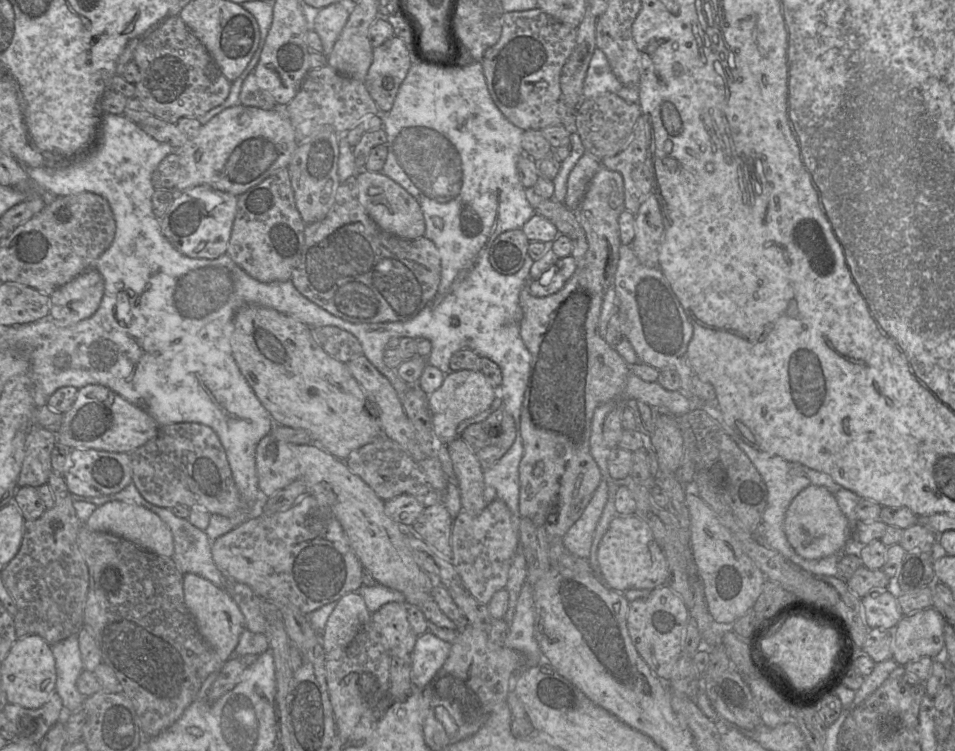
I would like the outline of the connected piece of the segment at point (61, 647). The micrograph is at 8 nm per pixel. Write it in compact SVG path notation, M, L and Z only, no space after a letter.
M77 635L51 645L56 664L55 693L71 712L83 709L85 698L77 689L77 680L84 670Z

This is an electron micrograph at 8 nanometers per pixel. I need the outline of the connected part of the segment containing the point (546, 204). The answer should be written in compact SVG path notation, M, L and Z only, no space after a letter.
M534 187L525 188L525 191L526 197L536 214L550 220L560 234L569 237L571 240L576 240L576 237L585 235L574 210L569 209L564 202L556 202L553 198L542 198L535 192Z

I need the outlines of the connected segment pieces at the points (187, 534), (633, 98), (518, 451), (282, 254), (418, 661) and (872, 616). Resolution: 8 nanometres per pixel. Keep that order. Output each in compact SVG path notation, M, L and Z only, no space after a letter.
M129 484L116 494L102 497L75 497L75 500L92 503L97 507L112 501L122 501L131 504L136 504L138 506L148 509L149 511L156 514L168 526L172 533L174 553L171 558L179 572L181 572L183 575L188 573L199 575L207 579L217 587L224 590L226 589L228 579L218 570L218 568L213 562L211 555L212 541L206 535L205 531L196 528L187 519L181 519L176 517L172 513L171 509L161 508L153 504L150 504L140 495L134 484Z
M596 49L584 80L583 97L586 100L604 94L616 94L627 102L639 104L638 87L621 84L612 72L606 55Z
M517 435L511 448L489 469L483 470L484 479L484 499L486 504L491 503L495 499L502 500L511 514L516 518L518 527L523 519L519 515L519 463L523 456L523 443L519 435Z
M284 167L237 196L237 212L226 254L262 283L288 281L303 251L306 225L296 208L288 168Z
M431 632L419 635L411 653L411 682L415 689L424 689L443 666L451 643Z
M871 590L861 598L867 625L881 630L893 630L903 614L894 590Z

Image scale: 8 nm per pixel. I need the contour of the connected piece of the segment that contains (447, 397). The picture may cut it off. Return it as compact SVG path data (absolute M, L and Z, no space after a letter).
M481 371L448 372L440 388L431 393L428 398L434 435L445 444L458 438L458 425L489 408L494 399L495 388Z

